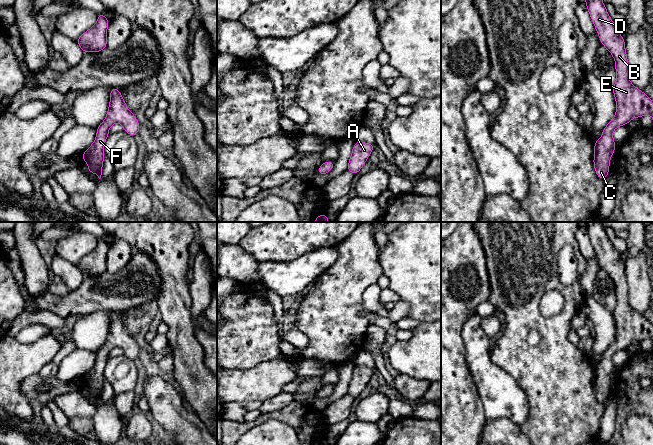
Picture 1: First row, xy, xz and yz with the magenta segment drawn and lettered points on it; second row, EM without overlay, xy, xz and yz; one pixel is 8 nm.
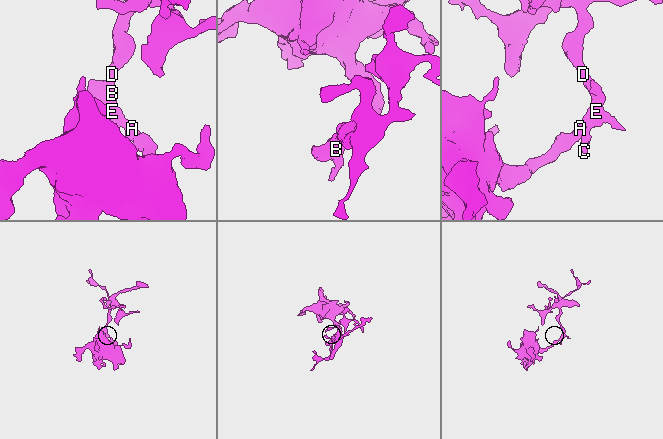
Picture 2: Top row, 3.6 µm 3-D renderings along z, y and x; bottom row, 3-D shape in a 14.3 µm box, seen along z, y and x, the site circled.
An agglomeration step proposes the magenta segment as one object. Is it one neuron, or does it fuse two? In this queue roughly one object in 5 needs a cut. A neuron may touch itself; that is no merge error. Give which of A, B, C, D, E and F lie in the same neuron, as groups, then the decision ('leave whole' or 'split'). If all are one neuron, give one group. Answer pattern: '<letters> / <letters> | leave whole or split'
A B C D E F | leave whole

